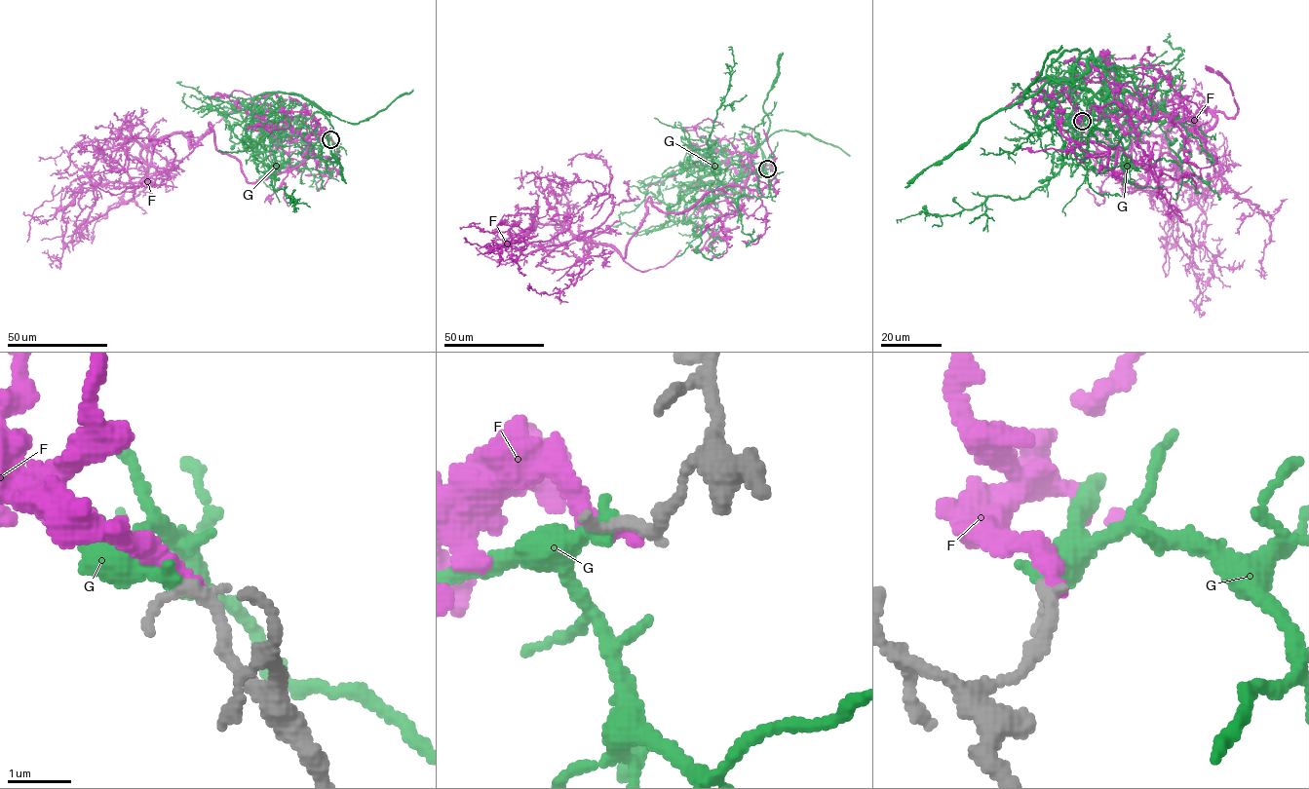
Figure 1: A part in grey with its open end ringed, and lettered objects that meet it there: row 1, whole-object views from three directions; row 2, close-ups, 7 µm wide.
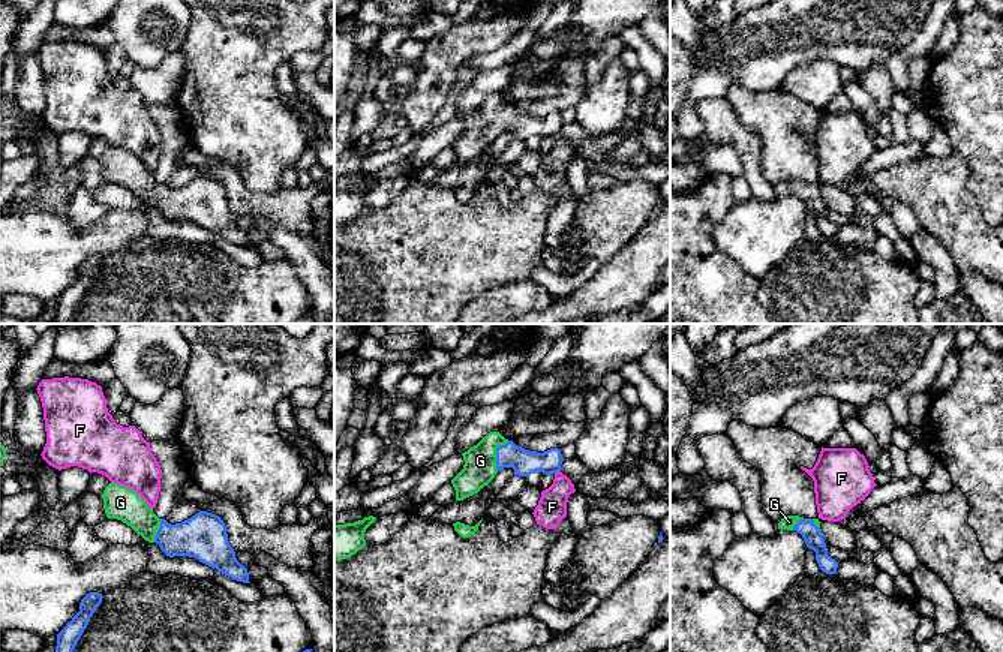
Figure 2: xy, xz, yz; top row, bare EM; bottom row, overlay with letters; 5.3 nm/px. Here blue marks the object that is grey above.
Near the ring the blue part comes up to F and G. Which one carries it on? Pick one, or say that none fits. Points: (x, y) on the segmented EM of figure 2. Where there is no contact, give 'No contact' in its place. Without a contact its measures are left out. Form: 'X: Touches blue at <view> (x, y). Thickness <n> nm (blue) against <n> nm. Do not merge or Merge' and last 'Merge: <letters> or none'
F: Touches blue at xz (556, 471). Thickness 140 nm (blue) against 160 nm. Do not merge
G: Touches blue at yz (810, 519). Thickness 100 nm (blue) against 70 nm. Merge
Merge: G

